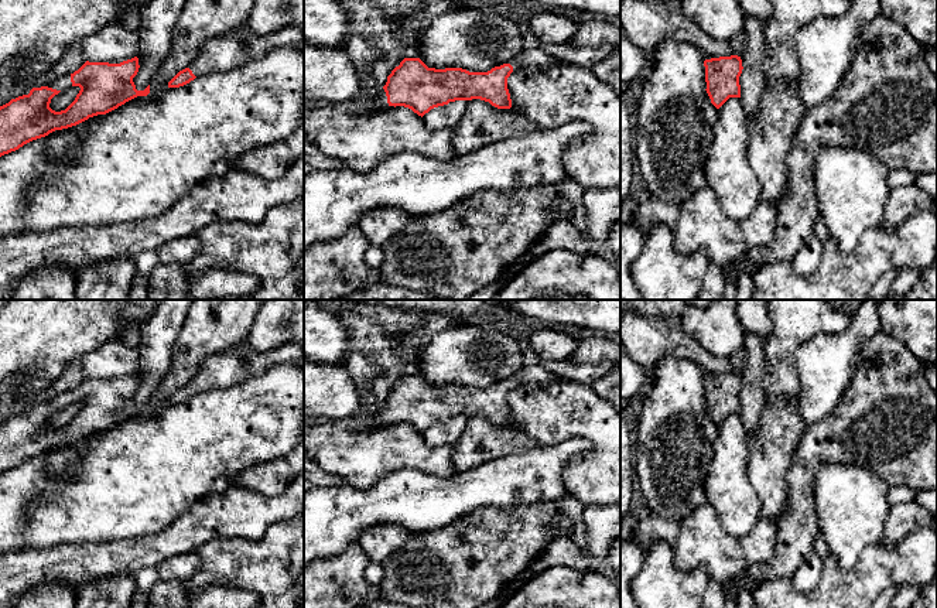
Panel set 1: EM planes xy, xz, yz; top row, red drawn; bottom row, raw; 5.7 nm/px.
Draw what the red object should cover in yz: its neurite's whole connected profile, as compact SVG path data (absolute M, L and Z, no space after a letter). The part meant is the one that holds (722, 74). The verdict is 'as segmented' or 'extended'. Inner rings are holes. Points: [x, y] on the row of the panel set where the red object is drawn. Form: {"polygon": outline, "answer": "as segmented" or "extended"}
{"polygon": "M738 55L704 61L707 93L711 103L719 109L729 98L741 98L739 76L742 59Z", "answer": "as segmented"}

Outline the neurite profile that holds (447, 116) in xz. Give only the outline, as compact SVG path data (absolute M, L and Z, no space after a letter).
M455 100L431 109L423 116L423 123L430 130L454 129L466 112L469 100Z

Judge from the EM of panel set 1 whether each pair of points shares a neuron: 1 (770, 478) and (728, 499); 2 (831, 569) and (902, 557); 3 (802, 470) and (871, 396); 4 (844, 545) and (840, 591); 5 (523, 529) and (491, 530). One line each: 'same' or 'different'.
1: different
2: same
3: same
4: different
5: same

